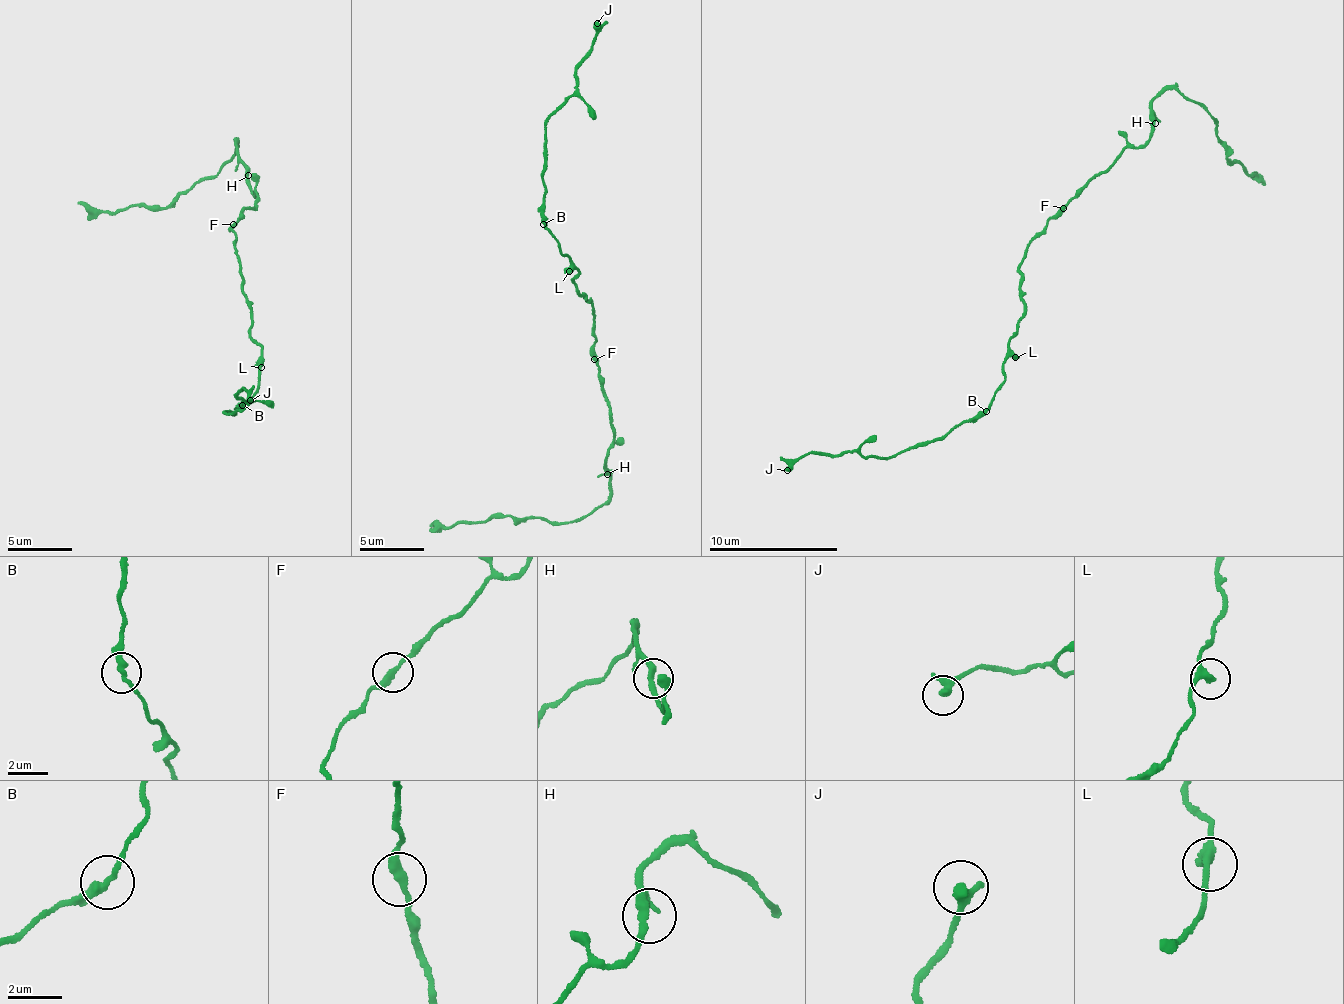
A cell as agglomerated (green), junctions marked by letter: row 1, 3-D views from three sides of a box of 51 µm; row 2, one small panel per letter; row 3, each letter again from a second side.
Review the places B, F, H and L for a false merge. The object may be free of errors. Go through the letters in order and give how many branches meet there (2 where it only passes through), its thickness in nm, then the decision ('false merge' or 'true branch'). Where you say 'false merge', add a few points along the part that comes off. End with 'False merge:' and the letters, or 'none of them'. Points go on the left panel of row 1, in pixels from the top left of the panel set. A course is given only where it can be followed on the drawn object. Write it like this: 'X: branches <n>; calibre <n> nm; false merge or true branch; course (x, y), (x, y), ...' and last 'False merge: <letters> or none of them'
B: branches 2; calibre 300 nm; false merge; course (241, 405), (235, 404), (237, 413), (224, 409), (229, 415), (243, 404), (233, 393), (242, 386), (254, 388)
F: branches 2; calibre 280 nm; true branch
H: branches 2; calibre 280 nm; true branch
L: branches 2; calibre 320 nm; true branch
False merge: B

